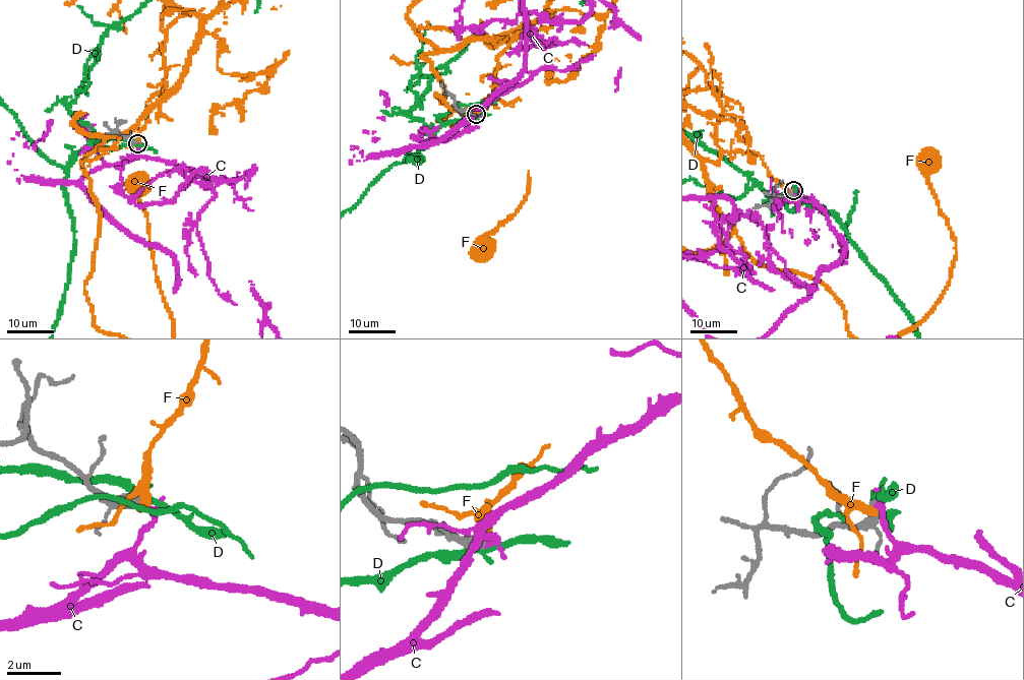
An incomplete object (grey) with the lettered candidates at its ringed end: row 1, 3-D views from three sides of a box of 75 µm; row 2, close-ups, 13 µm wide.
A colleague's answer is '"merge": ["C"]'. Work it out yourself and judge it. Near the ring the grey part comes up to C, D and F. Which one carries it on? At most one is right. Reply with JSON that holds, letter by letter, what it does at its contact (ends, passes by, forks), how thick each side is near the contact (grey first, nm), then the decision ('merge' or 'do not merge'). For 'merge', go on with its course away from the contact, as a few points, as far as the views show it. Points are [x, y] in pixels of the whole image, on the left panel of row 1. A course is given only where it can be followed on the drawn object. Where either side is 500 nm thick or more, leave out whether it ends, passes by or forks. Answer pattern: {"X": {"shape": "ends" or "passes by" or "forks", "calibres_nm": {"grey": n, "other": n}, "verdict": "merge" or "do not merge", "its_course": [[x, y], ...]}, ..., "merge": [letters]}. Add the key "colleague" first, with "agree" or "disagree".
{"colleague": "agree", "C": {"shape": "ends", "calibres_nm": {"grey": 320, "other": 240}, "verdict": "merge"}, "D": {"shape": "passes by", "calibres_nm": {"grey": 320, "other": 260}, "verdict": "do not merge"}, "F": {"shape": "passes by", "calibres_nm": {"grey": 320, "other": 280}, "verdict": "do not merge"}, "merge": ["C"]}

